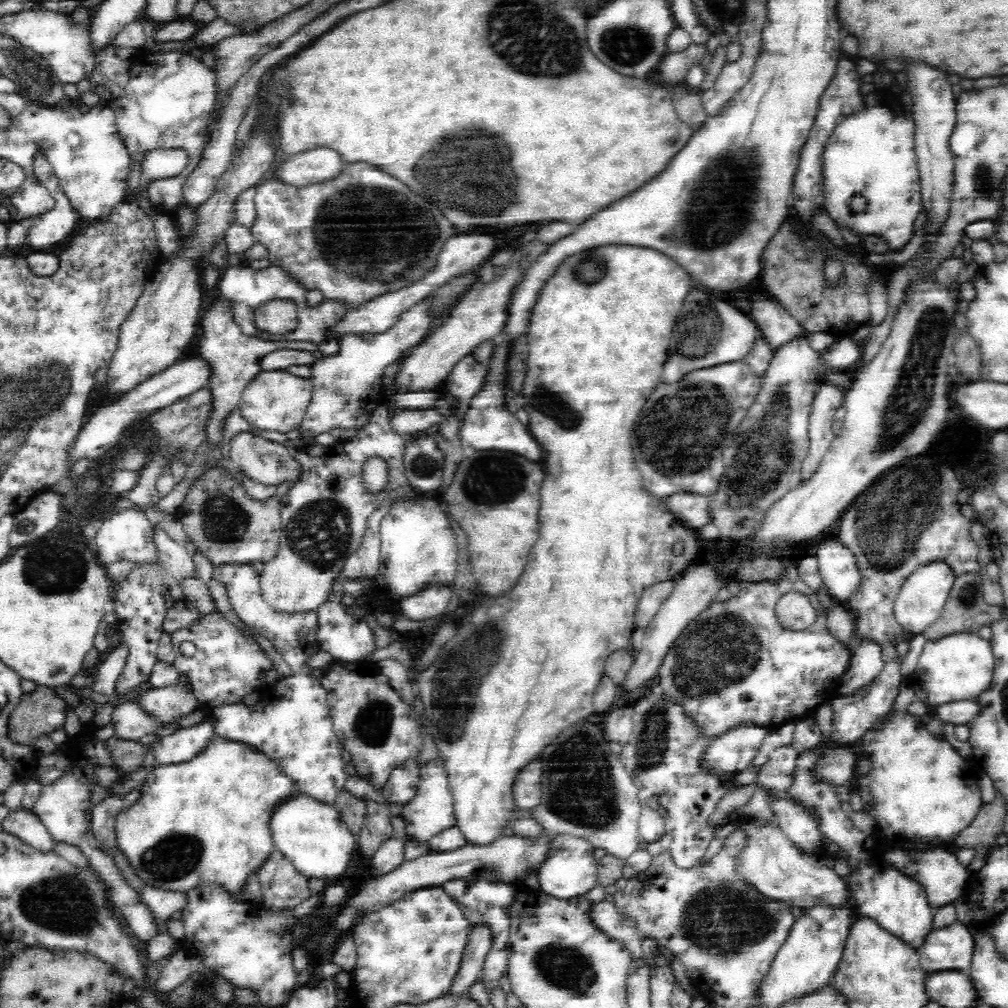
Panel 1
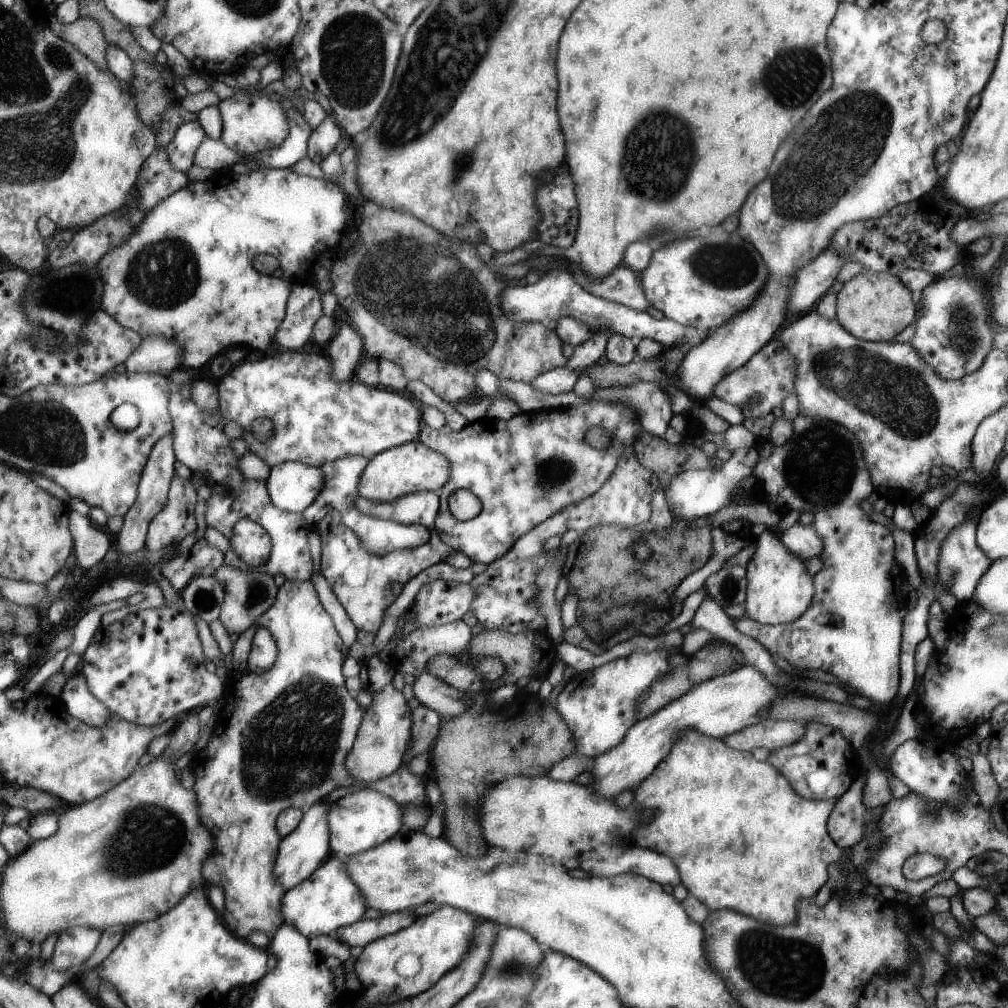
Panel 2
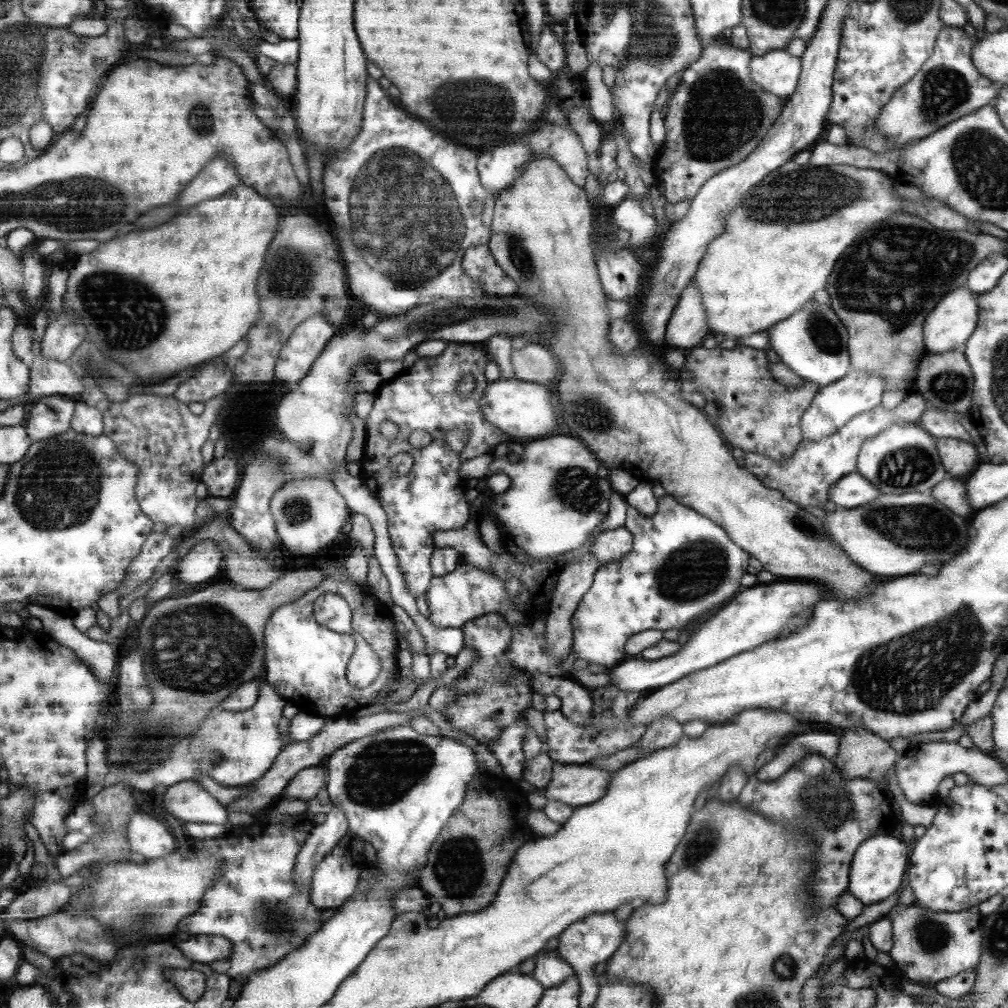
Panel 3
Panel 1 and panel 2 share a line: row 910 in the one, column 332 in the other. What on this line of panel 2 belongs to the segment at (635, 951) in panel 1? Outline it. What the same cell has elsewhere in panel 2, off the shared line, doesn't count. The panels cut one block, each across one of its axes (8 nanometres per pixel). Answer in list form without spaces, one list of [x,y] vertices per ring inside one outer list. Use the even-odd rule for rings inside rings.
[[[313,573],[311,578],[314,586],[317,587],[317,593],[320,595],[321,602],[329,613],[333,616],[336,628],[344,640],[345,645],[350,649],[354,642],[358,640],[358,630],[352,619],[348,616],[346,609],[334,594],[332,587],[328,584],[326,578],[321,573]]]

